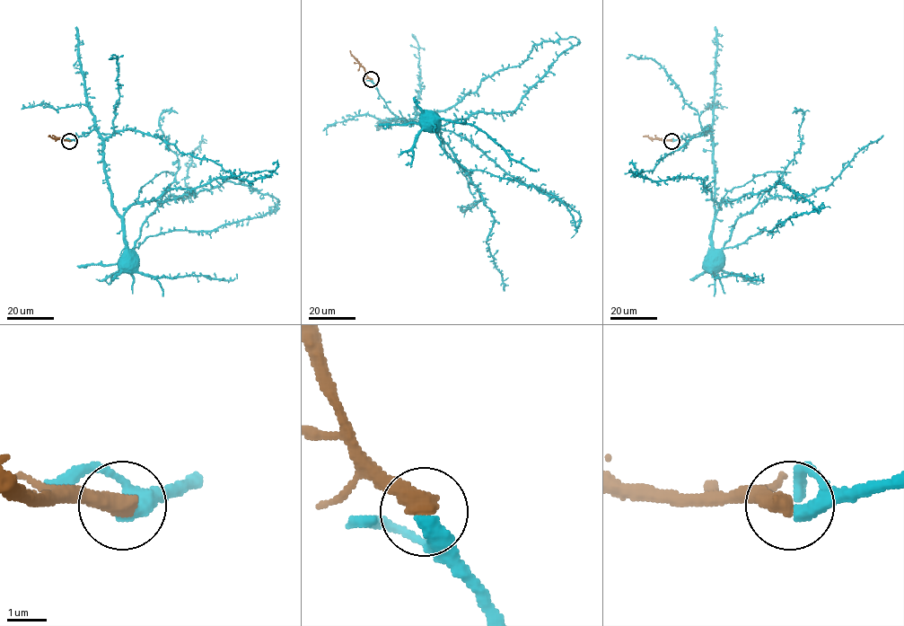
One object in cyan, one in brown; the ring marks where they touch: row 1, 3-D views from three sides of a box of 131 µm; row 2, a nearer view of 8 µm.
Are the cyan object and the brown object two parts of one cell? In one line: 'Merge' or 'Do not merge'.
Merge

